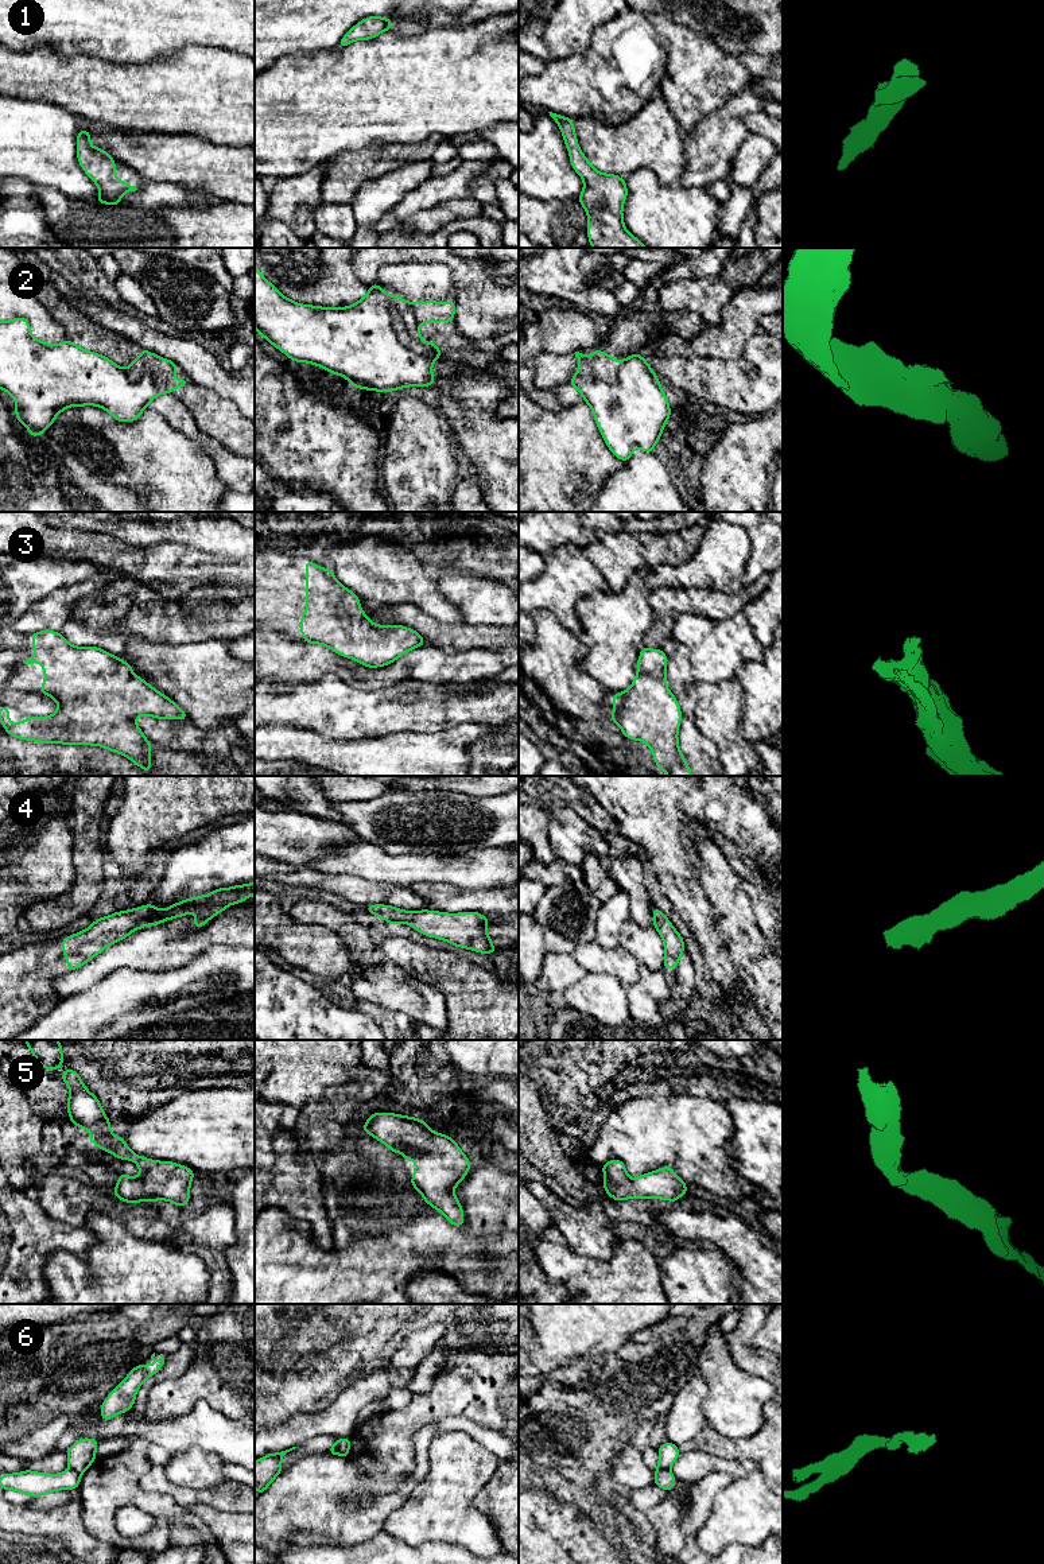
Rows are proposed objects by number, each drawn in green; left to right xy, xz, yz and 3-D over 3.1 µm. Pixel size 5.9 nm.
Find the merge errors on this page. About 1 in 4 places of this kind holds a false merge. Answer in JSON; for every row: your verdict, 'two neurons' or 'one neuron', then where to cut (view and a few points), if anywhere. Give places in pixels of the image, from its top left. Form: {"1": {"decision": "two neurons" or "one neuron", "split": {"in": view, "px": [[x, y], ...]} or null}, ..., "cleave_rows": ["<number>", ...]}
{"1": {"decision": "one neuron", "split": null}, "2": {"decision": "two neurons", "split": {"in": "xz", "px": [[394, 309], [400, 314], [404, 341]]}}, "3": {"decision": "one neuron", "split": null}, "4": {"decision": "one neuron", "split": null}, "5": {"decision": "one neuron", "split": null}, "6": {"decision": "two neurons", "split": {"in": "yz", "px": [[668, 1469], [658, 1469], [655, 1471]]}}, "cleave_rows": ["2", "6"]}

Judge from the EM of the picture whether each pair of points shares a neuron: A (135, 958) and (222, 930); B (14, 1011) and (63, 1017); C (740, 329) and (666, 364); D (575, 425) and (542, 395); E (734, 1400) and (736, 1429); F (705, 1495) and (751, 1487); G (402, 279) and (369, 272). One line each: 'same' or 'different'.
A: same
B: different
C: different
D: different
E: same
F: different
G: different

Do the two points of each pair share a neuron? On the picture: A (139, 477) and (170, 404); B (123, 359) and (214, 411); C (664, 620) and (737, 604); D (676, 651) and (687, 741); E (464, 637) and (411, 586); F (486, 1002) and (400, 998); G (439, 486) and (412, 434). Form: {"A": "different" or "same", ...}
{"A": "different", "B": "same", "C": "same", "D": "same", "E": "different", "F": "same", "G": "same"}

